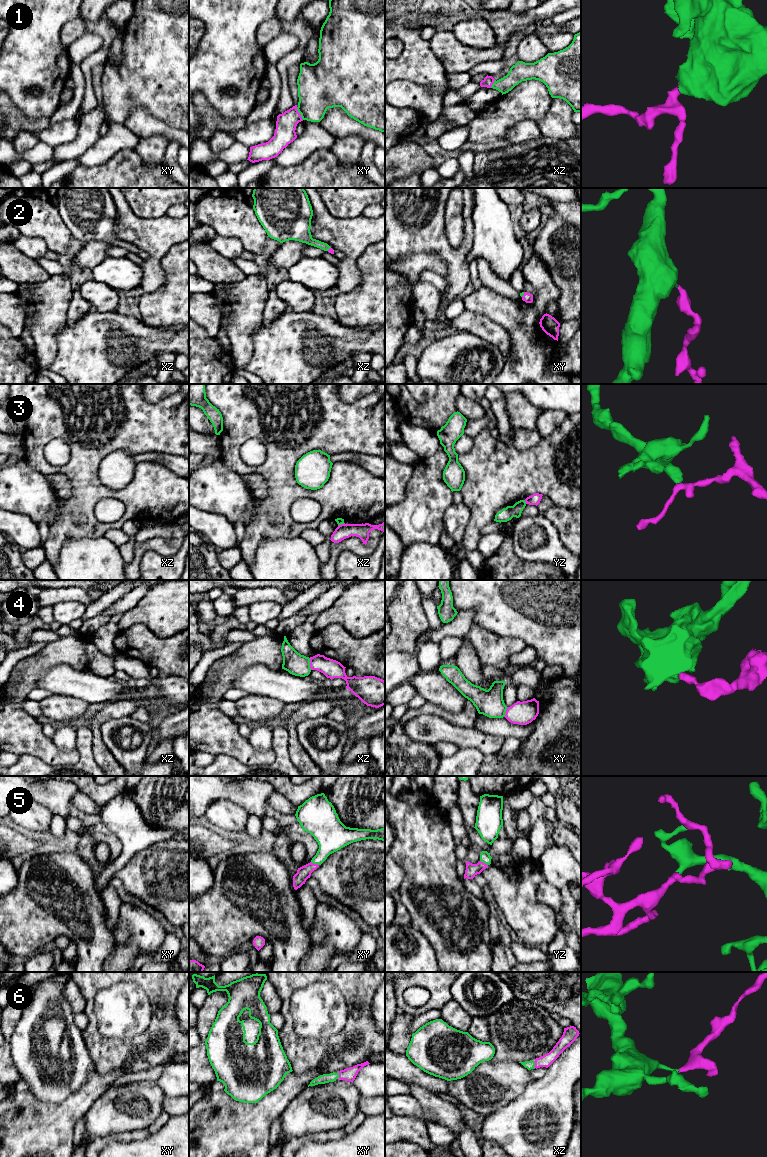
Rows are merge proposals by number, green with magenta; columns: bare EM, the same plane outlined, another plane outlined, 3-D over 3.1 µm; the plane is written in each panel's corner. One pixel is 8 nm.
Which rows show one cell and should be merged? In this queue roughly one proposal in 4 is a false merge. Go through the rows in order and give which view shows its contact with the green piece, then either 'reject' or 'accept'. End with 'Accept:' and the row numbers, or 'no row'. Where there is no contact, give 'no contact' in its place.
1: xy | accept
2: xy | accept
3: yz | reject
4: xz | reject
5: xy | accept
6: xz | accept
Accept: 1, 2, 5, 6

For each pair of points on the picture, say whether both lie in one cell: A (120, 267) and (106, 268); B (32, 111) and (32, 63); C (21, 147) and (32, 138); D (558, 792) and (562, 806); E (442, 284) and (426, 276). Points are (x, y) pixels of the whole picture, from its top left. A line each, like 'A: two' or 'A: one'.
A: one
B: one
C: one
D: one
E: one

